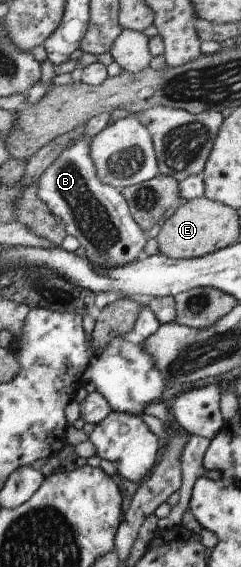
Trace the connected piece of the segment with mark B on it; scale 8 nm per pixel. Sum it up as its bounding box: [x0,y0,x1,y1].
[36,141,148,266]

